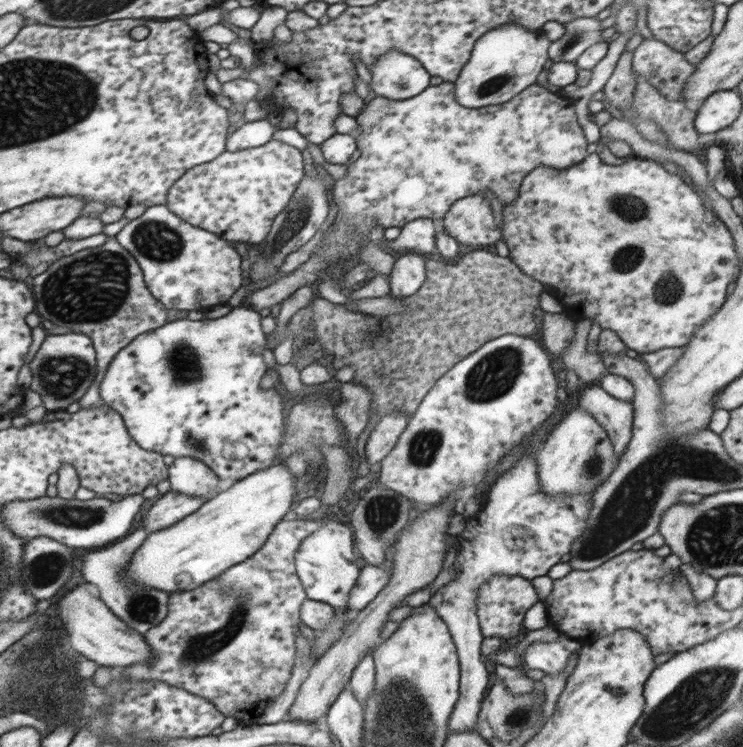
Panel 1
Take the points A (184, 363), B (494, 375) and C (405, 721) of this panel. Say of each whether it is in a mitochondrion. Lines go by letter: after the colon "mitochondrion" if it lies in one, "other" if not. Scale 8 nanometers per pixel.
A: mitochondrion
B: mitochondrion
C: mitochondrion

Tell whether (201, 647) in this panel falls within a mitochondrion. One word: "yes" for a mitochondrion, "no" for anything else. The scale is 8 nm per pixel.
yes

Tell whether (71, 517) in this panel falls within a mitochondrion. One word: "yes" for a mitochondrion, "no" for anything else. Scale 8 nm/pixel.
yes

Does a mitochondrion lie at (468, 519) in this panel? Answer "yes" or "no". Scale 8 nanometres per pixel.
no

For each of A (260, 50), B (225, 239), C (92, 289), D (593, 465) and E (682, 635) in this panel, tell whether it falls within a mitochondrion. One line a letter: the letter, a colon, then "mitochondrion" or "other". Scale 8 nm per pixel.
A: other
B: other
C: mitochondrion
D: mitochondrion
E: other

